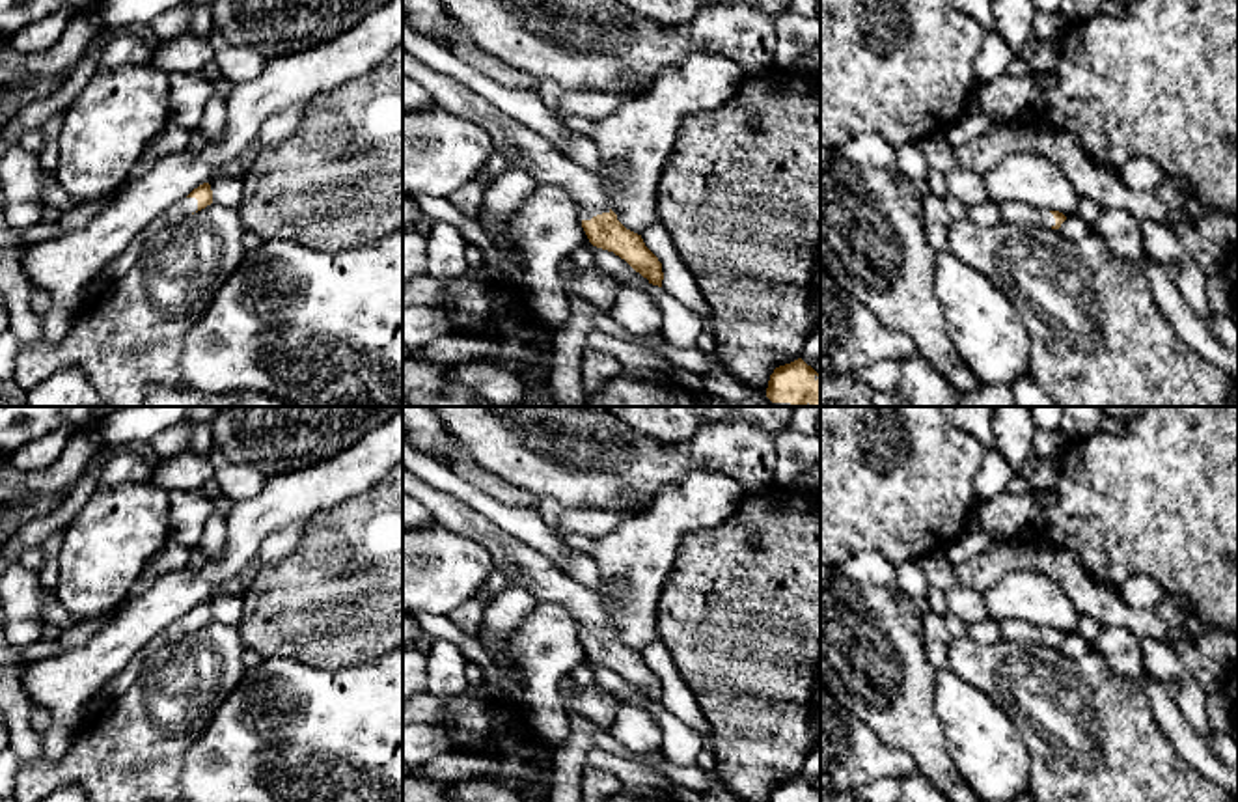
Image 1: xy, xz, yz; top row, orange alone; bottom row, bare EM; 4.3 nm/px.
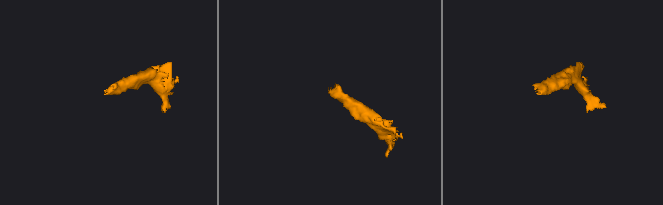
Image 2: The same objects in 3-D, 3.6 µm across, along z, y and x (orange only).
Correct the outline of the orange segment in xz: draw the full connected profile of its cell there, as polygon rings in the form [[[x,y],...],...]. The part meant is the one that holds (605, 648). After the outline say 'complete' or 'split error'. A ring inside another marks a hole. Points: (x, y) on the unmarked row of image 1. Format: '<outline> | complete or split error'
[[[405,466],[403,492],[425,505],[440,526],[481,543],[490,552],[494,567],[509,576],[511,586],[530,591],[537,602],[565,606],[580,627],[582,645],[589,660],[613,670],[649,701],[662,705],[662,681],[645,664],[641,653],[617,638],[595,589],[578,584],[541,552],[503,532],[455,496],[436,491]]] | split error

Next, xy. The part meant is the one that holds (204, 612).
[[[209,601],[199,602],[194,606],[186,615],[183,615],[179,621],[166,627],[162,632],[158,632],[144,649],[142,655],[149,657],[151,653],[158,651],[160,647],[179,642],[186,634],[190,634],[196,629],[205,627],[213,621],[213,608]]] | split error

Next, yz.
[[[1005,619],[999,627],[999,638],[1025,645],[1059,647],[1066,634],[1059,629],[1042,629],[1022,619]]] | split error

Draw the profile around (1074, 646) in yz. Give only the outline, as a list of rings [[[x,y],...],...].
[[[1080,632],[1066,634],[1057,647],[1068,658],[1080,658],[1093,651],[1093,643],[1087,642]]]

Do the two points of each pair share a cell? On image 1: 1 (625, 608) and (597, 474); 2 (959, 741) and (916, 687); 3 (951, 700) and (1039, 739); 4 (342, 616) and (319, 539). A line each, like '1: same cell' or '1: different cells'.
1: different cells
2: different cells
3: different cells
4: same cell

